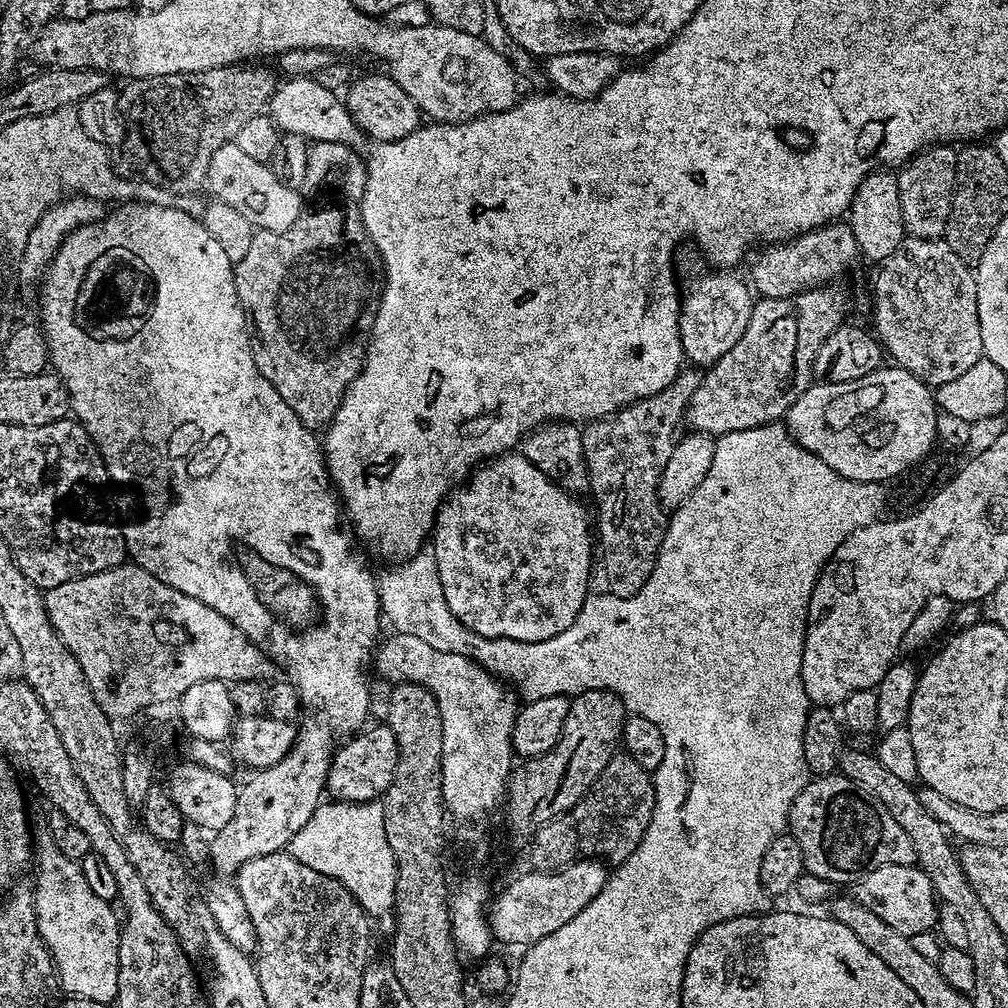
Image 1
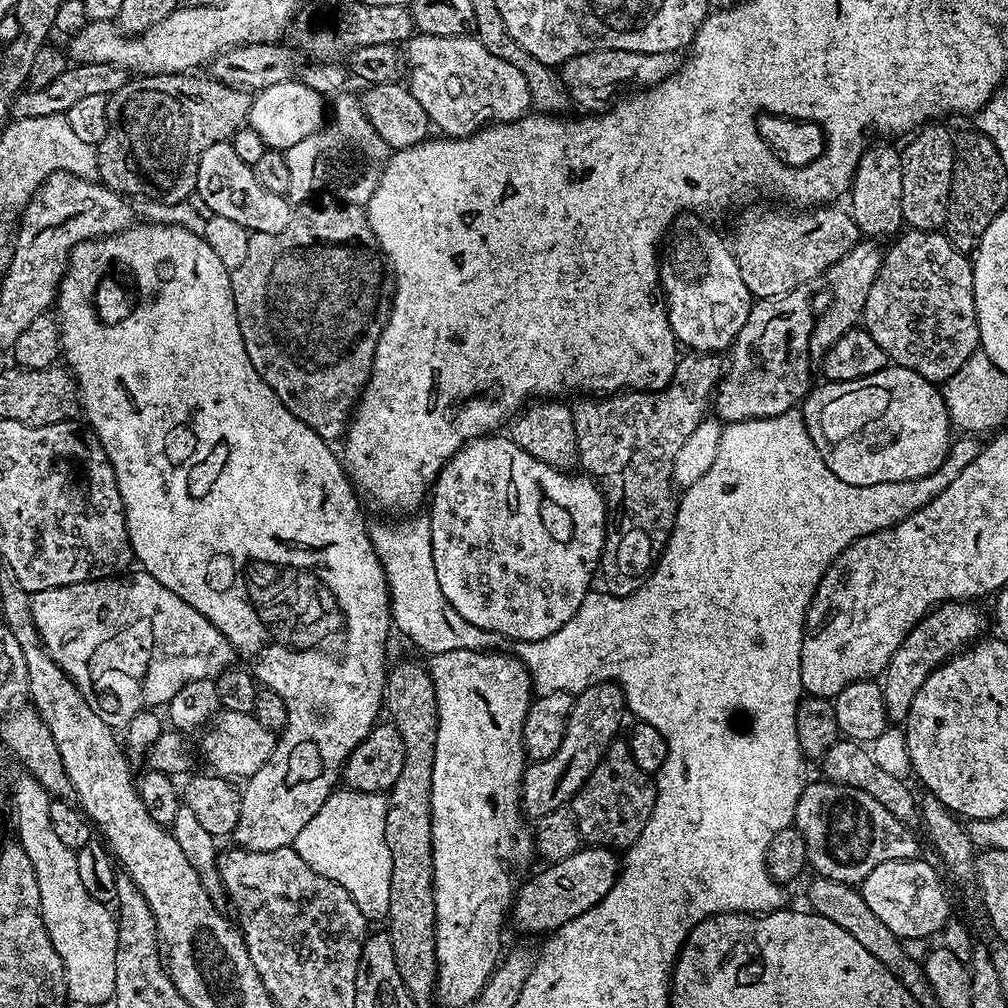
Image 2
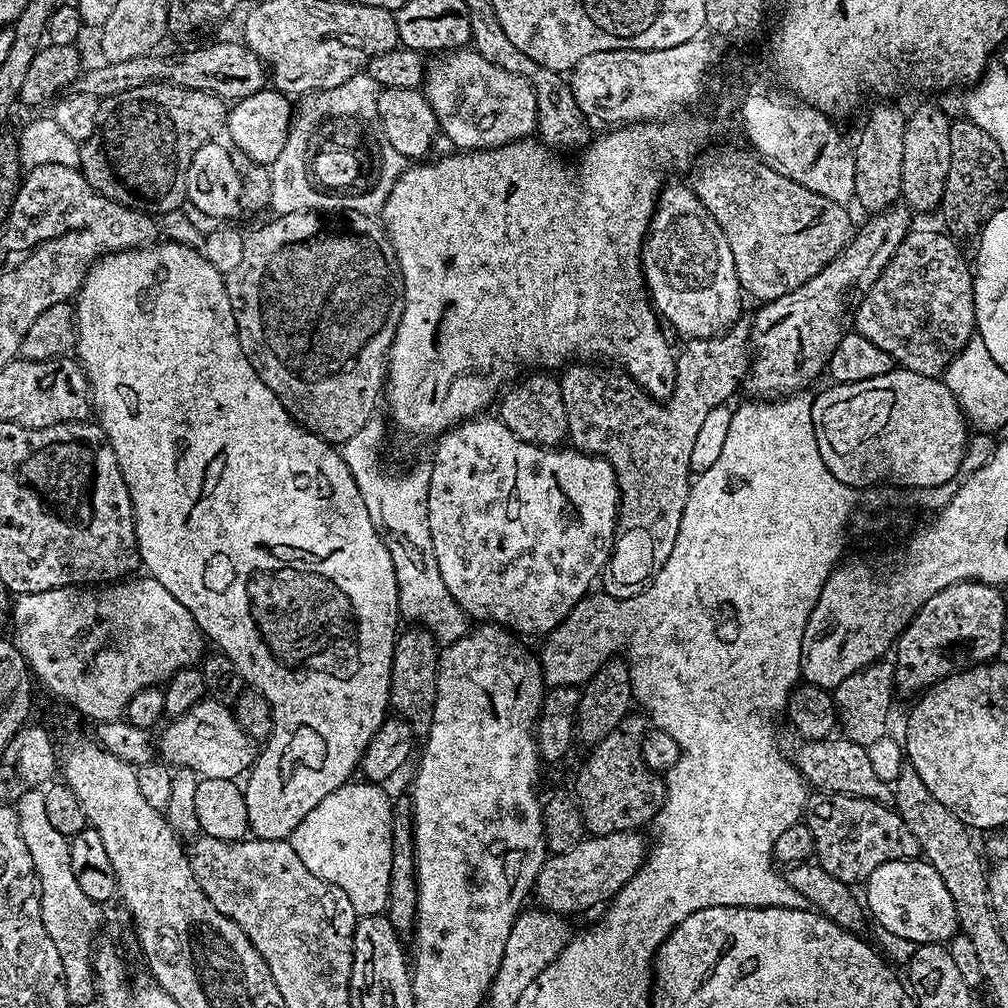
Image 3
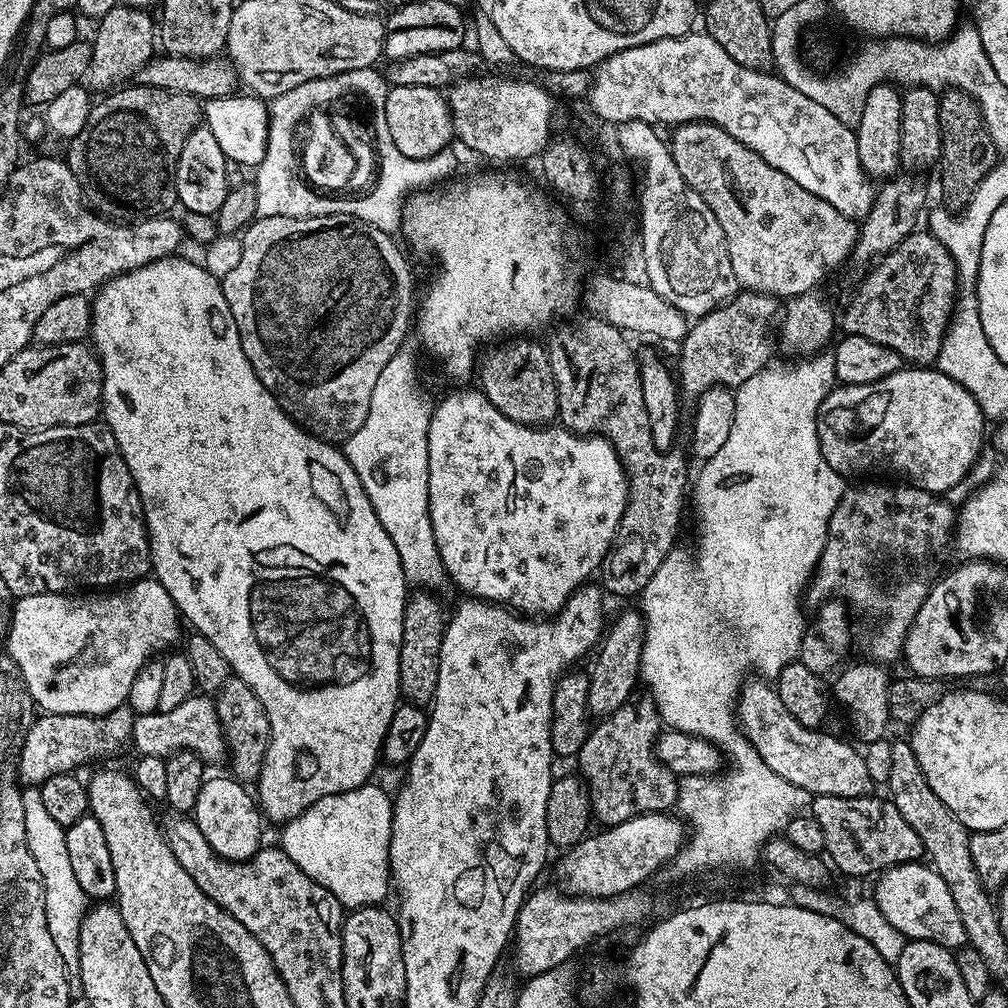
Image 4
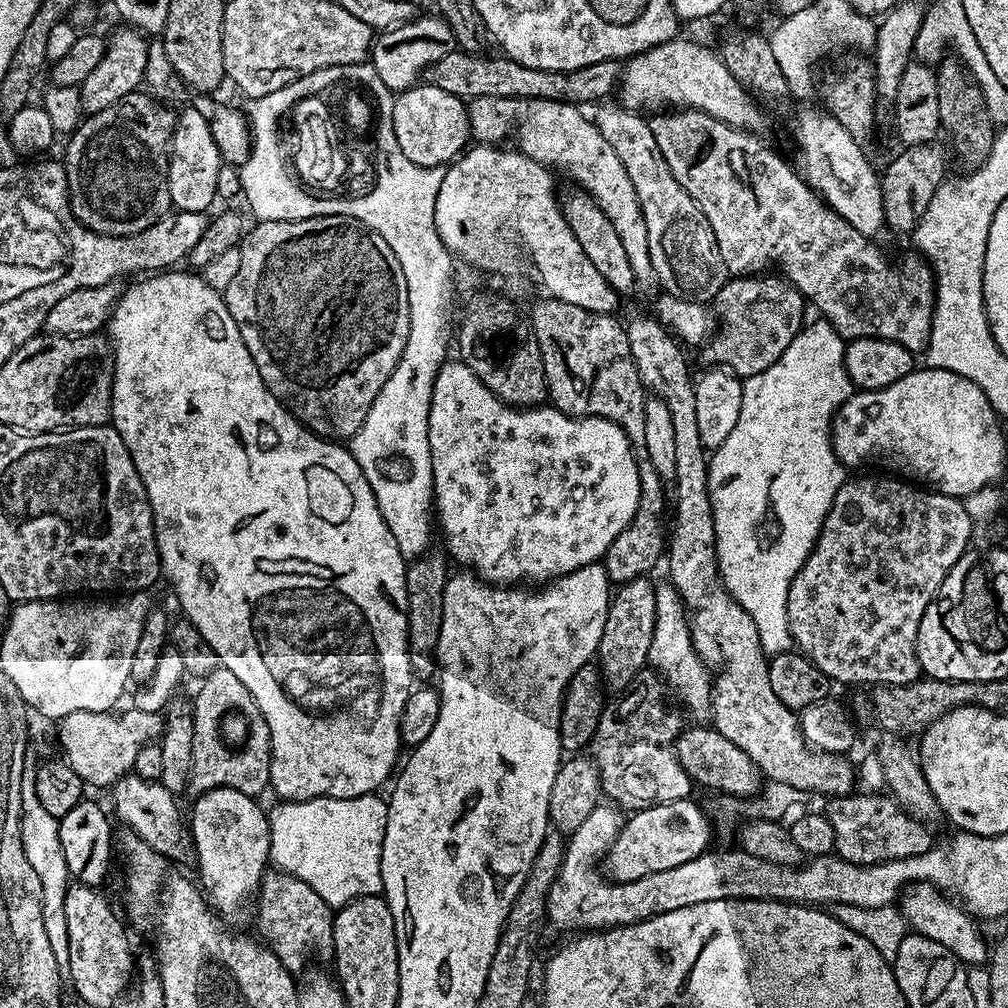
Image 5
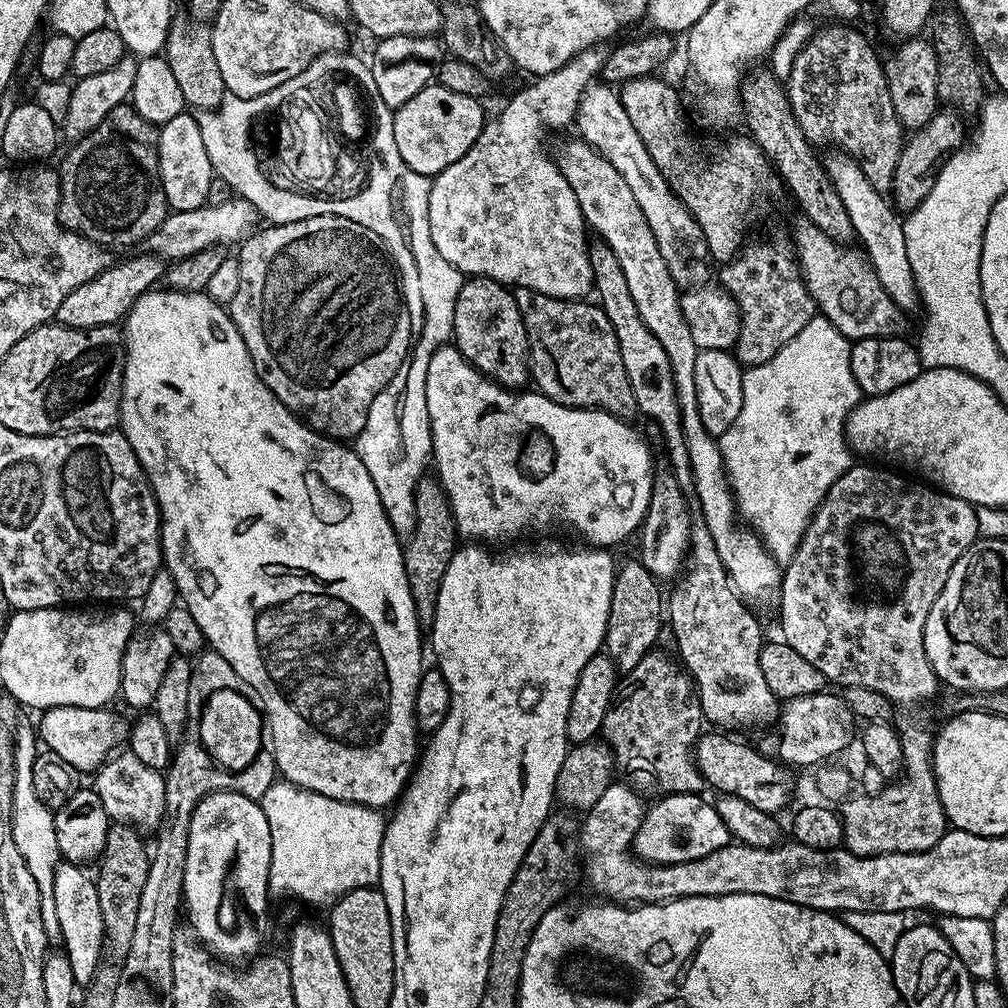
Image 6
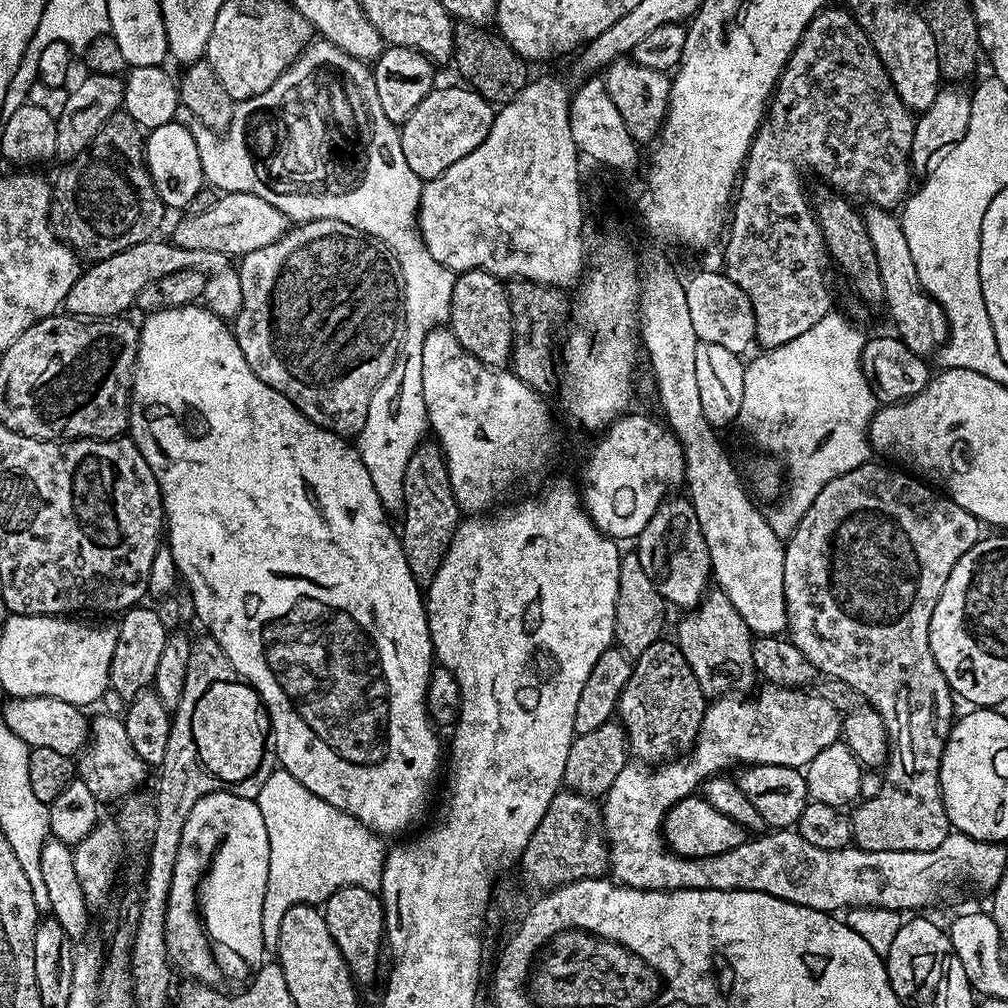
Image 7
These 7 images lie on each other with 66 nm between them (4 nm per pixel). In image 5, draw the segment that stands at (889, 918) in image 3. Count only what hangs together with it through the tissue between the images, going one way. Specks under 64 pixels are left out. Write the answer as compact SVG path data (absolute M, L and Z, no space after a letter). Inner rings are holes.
M919 882L909 884L898 901L898 907L915 935L925 936L946 946L946 950L953 952L961 964L980 966L989 959L990 944L989 941L984 941L984 936L976 925L979 923L955 899L949 898L936 885Z

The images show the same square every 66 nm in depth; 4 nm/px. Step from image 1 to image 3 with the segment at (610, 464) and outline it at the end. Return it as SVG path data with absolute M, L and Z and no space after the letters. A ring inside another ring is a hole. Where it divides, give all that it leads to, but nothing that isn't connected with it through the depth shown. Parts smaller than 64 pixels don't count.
M737 322L727 332L721 332L718 336L707 336L697 340L689 339L685 344L688 345L681 352L679 349L676 356L676 381L674 382L672 396L669 400L663 402L653 400L643 388L638 386L638 382L634 382L628 377L627 372L617 370L612 366L593 366L588 362L572 362L558 376L560 389L562 390L562 406L566 406L567 439L570 441L571 447L581 452L586 452L590 456L600 456L606 462L610 462L610 466L614 470L616 486L620 491L620 507L616 510L616 537L612 540L612 552L609 554L607 565L602 572L602 580L608 583L607 591L617 598L636 596L640 593L641 588L645 587L652 577L655 576L656 571L660 569L662 563L662 548L660 552L660 544L671 546L674 538L678 538L678 526L682 522L682 510L686 510L686 498L688 497L690 487L690 450L694 448L694 437L698 435L698 430L702 426L702 421L704 421L706 414L709 414L710 410L715 407L730 401L728 399L735 394L736 387L739 384L741 387L742 381L745 379L750 367L750 328L747 323Z

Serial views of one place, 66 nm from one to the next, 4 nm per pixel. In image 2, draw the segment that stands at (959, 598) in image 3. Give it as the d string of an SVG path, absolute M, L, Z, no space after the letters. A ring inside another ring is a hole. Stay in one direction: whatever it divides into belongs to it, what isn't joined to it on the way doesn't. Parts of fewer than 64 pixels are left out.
M944 602L923 616L914 628L904 636L903 642L894 650L888 667L882 673L882 698L889 721L903 722L908 719L914 694L926 682L926 678L951 656L981 639L984 616L972 602Z

